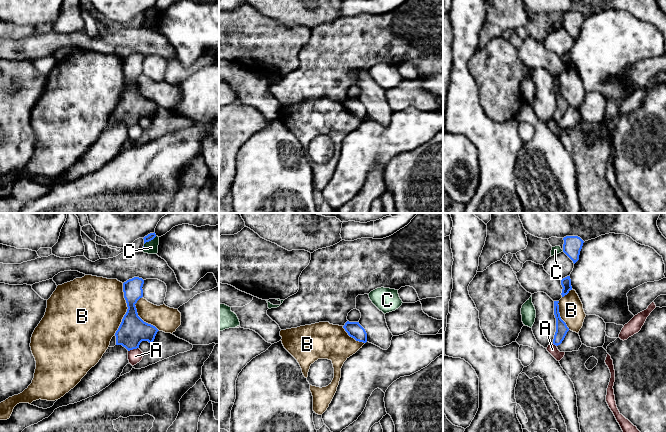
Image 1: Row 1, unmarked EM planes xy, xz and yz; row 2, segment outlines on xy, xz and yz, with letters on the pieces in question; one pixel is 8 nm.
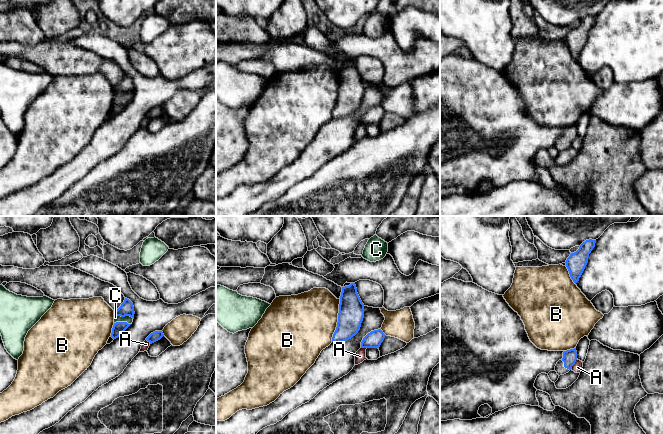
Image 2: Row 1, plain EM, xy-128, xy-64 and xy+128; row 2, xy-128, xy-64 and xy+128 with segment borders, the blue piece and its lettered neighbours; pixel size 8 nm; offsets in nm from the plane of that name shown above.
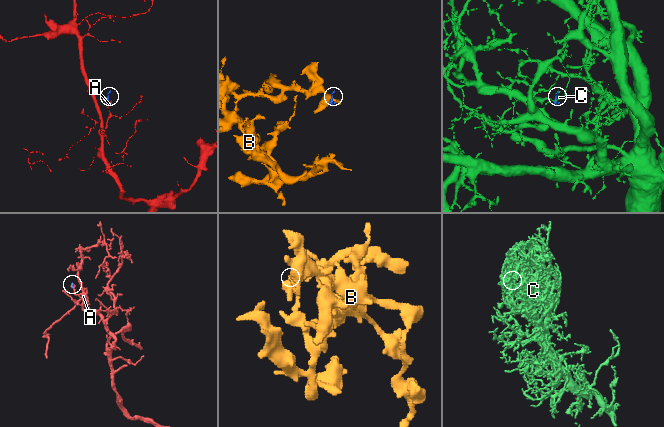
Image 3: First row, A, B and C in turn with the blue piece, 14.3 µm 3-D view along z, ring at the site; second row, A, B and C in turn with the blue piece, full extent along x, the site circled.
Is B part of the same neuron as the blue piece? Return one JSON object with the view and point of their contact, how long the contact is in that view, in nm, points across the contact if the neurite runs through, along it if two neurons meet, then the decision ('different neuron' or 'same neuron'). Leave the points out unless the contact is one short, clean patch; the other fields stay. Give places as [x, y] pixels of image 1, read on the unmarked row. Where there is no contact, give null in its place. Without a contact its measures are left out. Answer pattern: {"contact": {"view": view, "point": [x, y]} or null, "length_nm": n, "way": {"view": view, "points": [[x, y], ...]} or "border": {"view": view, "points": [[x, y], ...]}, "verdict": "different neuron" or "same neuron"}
{"contact": {"view": "xy", "point": [127, 85]}, "length_nm": 420, "verdict": "different neuron"}

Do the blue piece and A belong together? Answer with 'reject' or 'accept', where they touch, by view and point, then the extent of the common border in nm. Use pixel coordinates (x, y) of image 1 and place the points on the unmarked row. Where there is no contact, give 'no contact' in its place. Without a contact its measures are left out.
reject | xy (133, 124) | 90 nm

